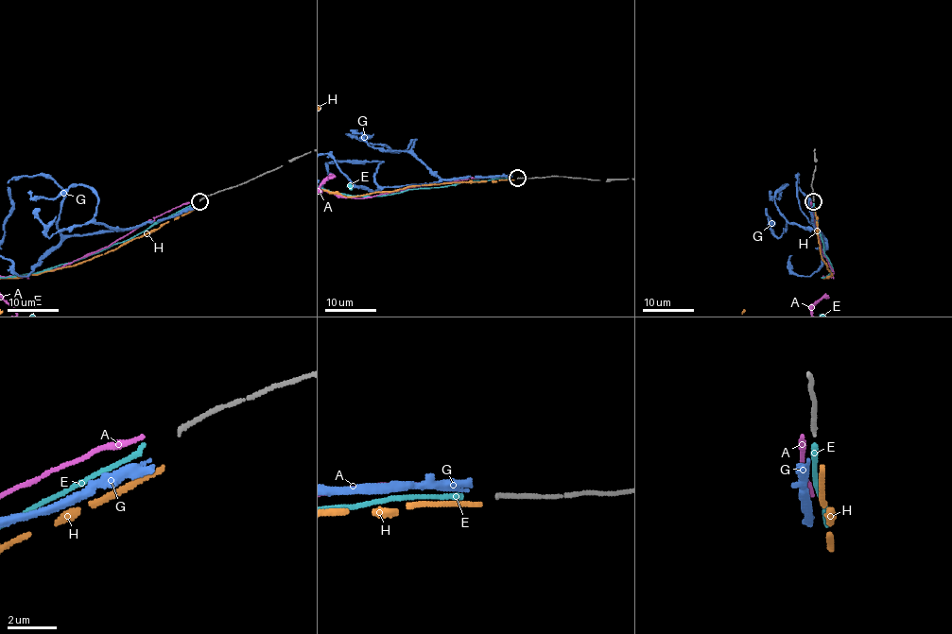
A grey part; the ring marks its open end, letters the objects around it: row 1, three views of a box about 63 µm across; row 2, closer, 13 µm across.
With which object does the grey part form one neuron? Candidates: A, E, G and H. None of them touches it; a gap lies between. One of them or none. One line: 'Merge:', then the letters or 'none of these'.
Merge: E

